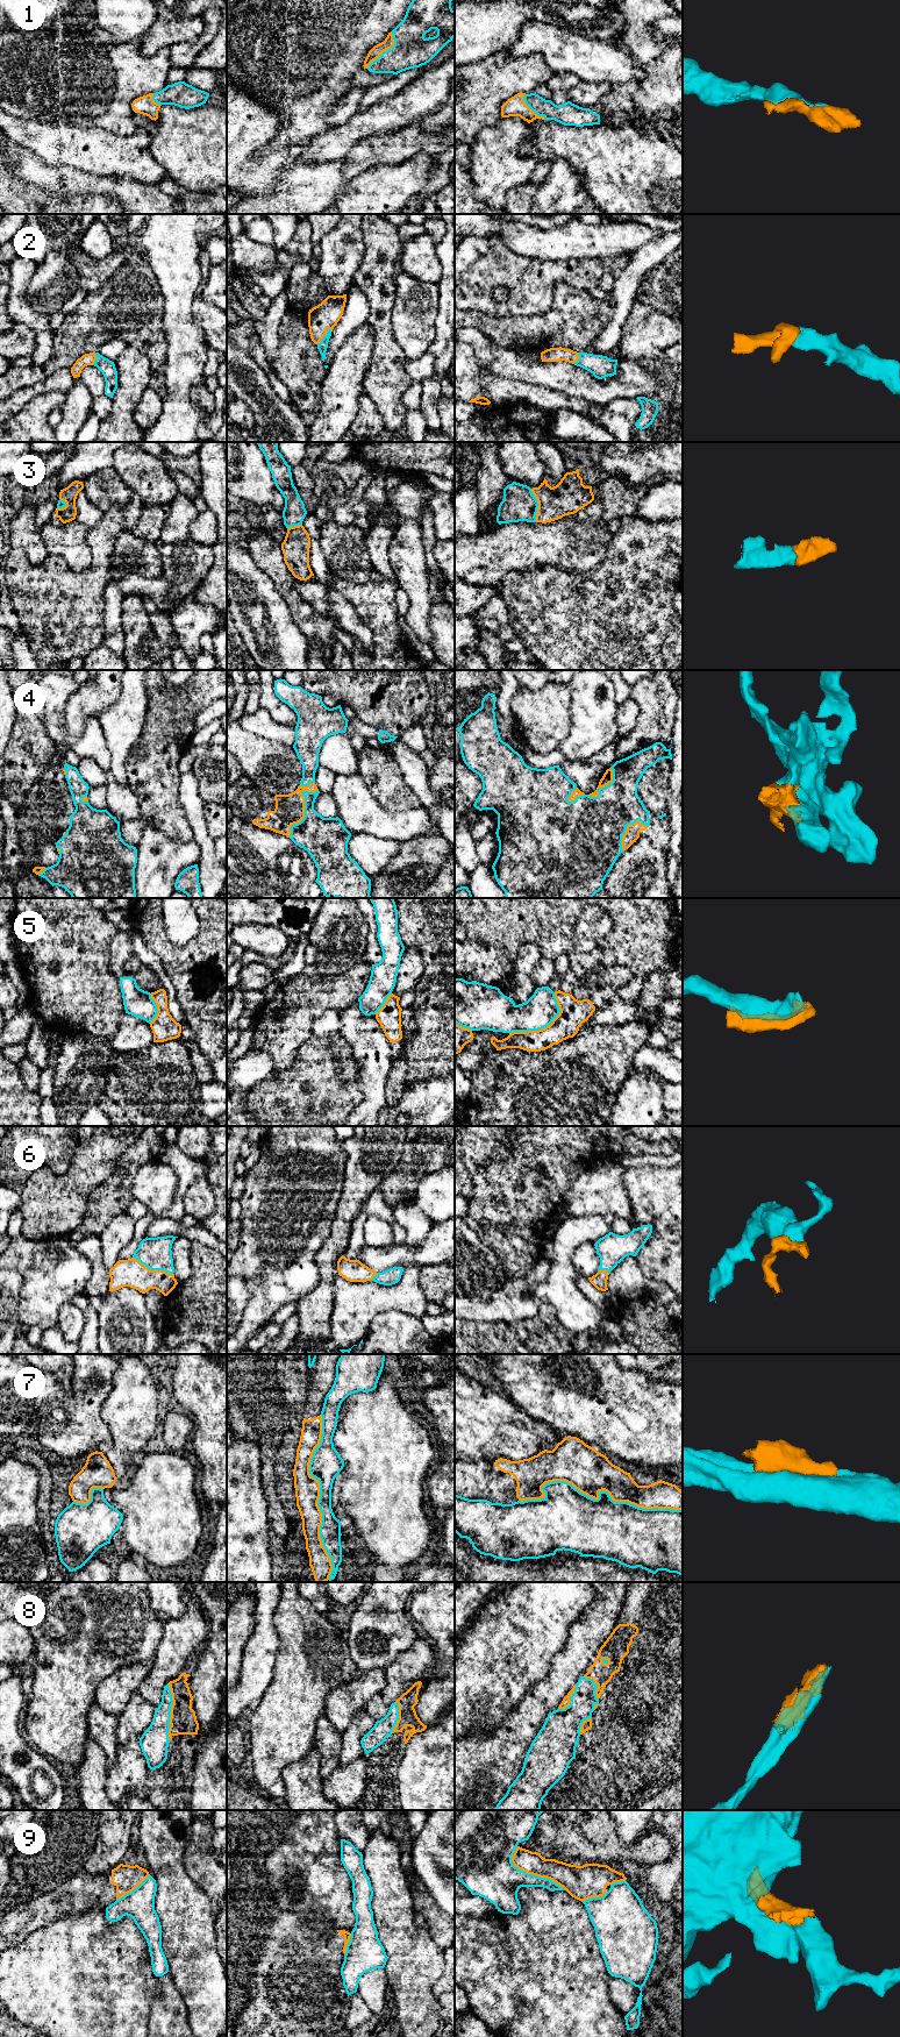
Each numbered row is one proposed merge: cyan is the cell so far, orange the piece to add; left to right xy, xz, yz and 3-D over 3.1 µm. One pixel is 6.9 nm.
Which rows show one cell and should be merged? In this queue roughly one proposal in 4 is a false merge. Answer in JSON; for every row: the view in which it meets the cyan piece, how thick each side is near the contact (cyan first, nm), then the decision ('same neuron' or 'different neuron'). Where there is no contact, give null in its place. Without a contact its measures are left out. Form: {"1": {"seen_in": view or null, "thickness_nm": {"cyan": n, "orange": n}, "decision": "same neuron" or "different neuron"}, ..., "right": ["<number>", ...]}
{"1": {"seen_in": "xz", "thickness_nm": {"cyan": 240, "orange": 80}, "decision": "same neuron"}, "2": {"seen_in": "xz", "thickness_nm": {"cyan": 70, "orange": 190}, "decision": "same neuron"}, "3": {"seen_in": "yz", "thickness_nm": {"cyan": 240, "orange": 240}, "decision": "same neuron"}, "4": {"seen_in": "xz", "thickness_nm": {"cyan": 300, "orange": 200}, "decision": "same neuron"}, "5": {"seen_in": "yz", "thickness_nm": {"cyan": 220, "orange": 190}, "decision": "different neuron"}, "6": {"seen_in": "xy", "thickness_nm": {"cyan": 220, "orange": 190}, "decision": "same neuron"}, "7": {"seen_in": "yz", "thickness_nm": {"cyan": 420, "orange": 300}, "decision": "different neuron"}, "8": {"seen_in": "xy", "thickness_nm": {"cyan": 190, "orange": 180}, "decision": "same neuron"}, "9": {"seen_in": "yz", "thickness_nm": {"cyan": 300, "orange": 170}, "decision": "different neuron"}, "right": ["1", "2", "3", "4", "6", "8"]}

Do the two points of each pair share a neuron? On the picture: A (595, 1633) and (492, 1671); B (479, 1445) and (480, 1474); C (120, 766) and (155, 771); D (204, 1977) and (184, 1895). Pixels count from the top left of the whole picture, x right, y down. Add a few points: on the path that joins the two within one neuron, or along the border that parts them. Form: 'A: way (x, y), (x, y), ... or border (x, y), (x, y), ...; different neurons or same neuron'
A: border (576, 1621), (566, 1643), (554, 1657), (550, 1669); different neurons
B: border (507, 1459), (499, 1458), (490, 1464), (466, 1462); different neurons
C: border (135, 741), (126, 761), (127, 784); different neurons
D: way (193, 1957), (188, 1943), (186, 1915); same neuron

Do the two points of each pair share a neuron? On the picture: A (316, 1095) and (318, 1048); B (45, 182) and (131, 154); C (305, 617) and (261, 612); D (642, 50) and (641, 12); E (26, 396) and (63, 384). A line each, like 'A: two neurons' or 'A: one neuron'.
A: one neuron
B: two neurons
C: two neurons
D: one neuron
E: one neuron

